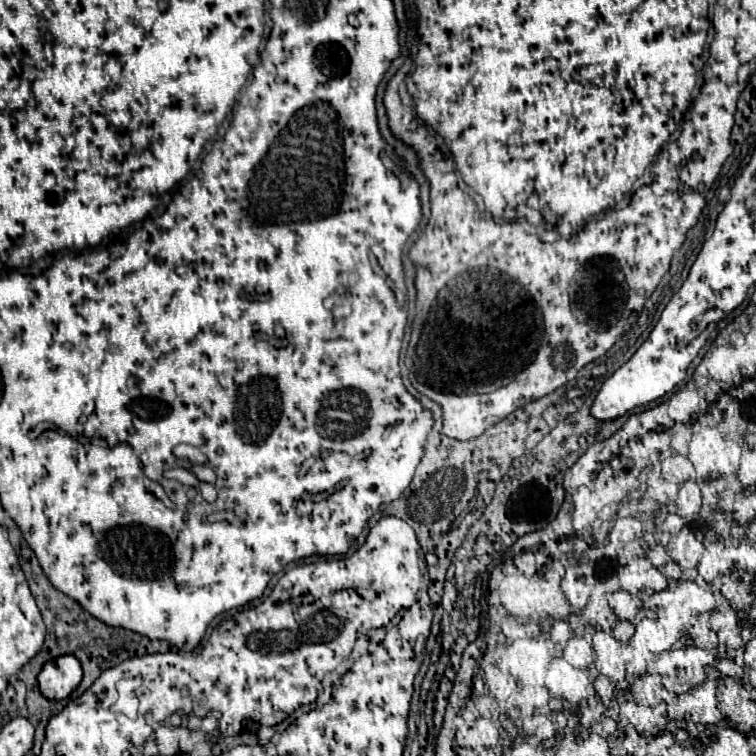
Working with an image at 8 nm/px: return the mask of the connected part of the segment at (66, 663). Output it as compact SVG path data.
M70 654L58 656L52 662L44 664L42 672L38 674L40 692L48 700L62 700L62 698L66 698L68 694L72 694L76 690L80 680L82 680L82 666Z

